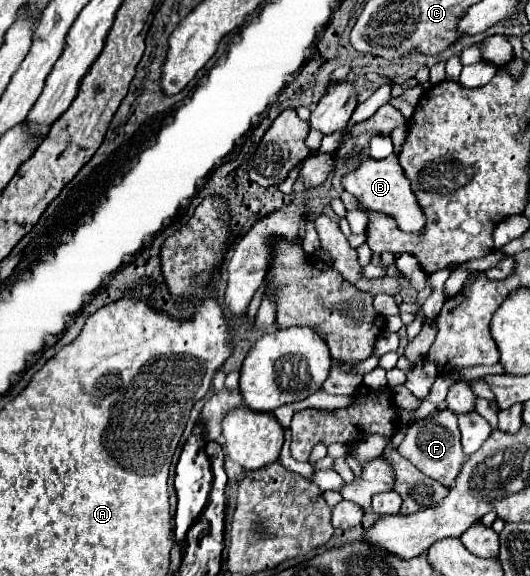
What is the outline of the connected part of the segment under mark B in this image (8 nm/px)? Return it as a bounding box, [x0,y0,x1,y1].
[341,154,425,232]

